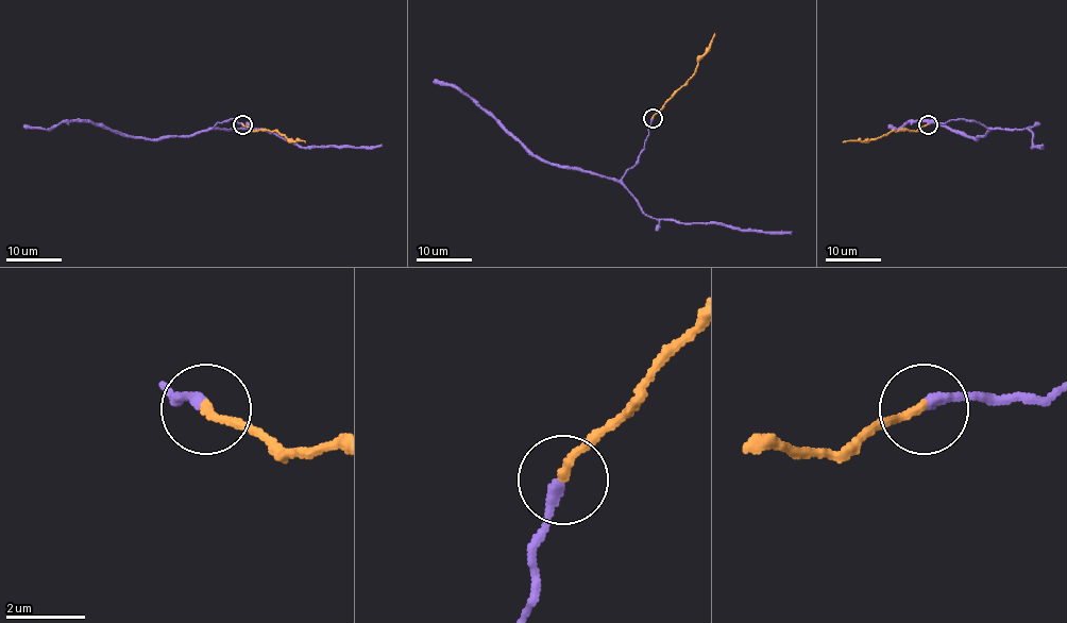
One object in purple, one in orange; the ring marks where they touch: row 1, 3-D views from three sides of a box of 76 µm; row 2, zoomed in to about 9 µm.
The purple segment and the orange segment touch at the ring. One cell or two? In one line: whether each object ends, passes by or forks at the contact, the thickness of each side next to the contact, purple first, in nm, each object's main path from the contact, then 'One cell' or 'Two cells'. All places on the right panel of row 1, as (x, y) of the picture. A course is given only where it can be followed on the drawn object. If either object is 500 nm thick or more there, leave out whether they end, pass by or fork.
At the ring purple ends. At the ring orange ends. Thickness 280 nm (purple) against 200 nm. Course of purple: (928, 124), (969, 119), (988, 131), (978, 138), (925, 120), (910, 120), (897, 129), (890, 127). Course of orange: (928, 124), (914, 131), (891, 131), (874, 138), (842, 141). One cell

